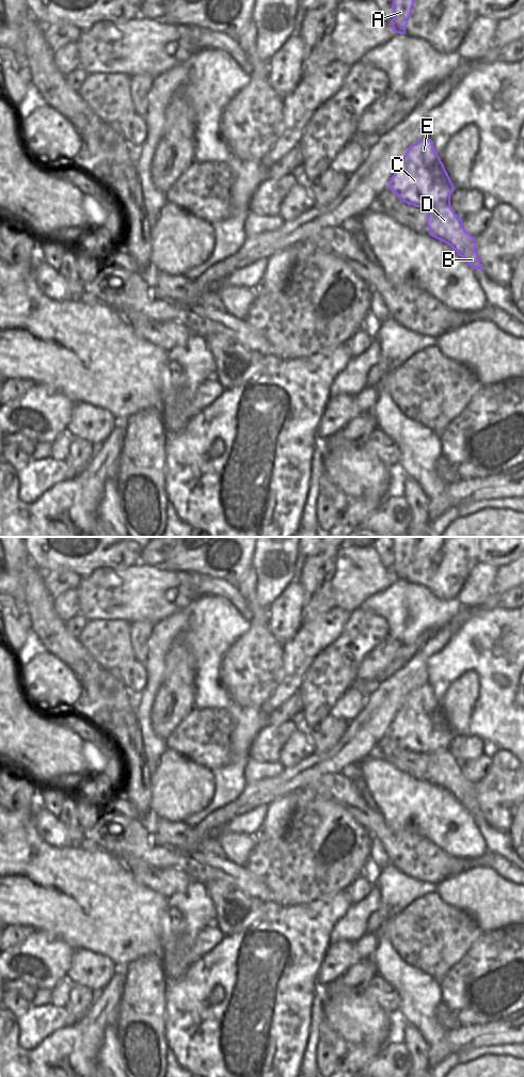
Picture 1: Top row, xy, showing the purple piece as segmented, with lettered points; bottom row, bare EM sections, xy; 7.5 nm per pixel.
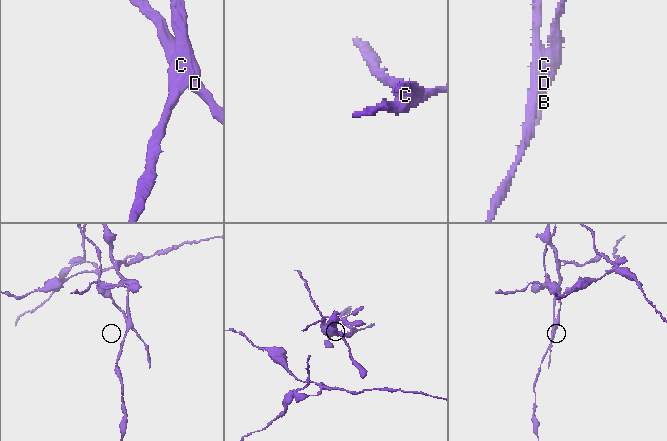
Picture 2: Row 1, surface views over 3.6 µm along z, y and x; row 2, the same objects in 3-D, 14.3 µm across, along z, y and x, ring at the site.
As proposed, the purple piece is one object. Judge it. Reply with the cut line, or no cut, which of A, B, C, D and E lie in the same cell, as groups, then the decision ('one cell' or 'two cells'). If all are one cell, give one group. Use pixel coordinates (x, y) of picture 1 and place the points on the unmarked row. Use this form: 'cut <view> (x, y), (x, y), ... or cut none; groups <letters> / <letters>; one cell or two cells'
cut xy (449, 748), (441, 748), (427, 756); groups A C E / B D; two cells

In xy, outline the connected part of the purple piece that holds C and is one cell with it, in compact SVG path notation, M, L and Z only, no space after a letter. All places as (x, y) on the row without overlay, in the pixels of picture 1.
M428 683L411 692L397 712L388 734L404 749L430 756L441 749L450 749L455 733Z

